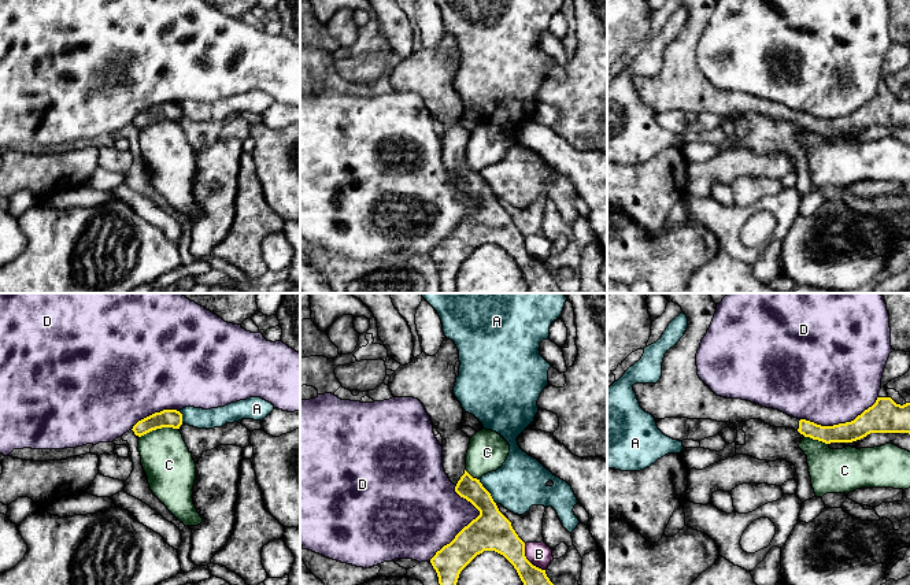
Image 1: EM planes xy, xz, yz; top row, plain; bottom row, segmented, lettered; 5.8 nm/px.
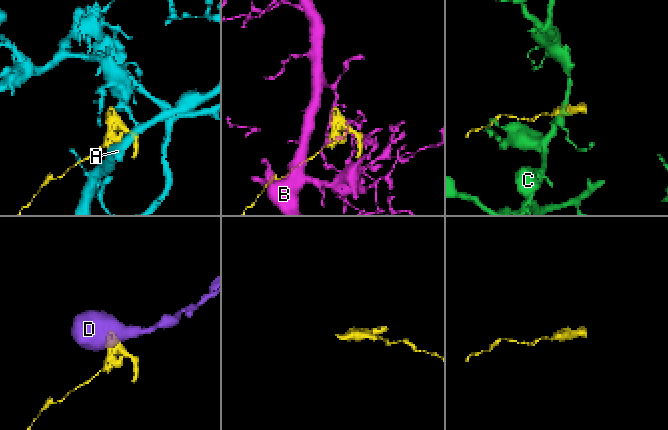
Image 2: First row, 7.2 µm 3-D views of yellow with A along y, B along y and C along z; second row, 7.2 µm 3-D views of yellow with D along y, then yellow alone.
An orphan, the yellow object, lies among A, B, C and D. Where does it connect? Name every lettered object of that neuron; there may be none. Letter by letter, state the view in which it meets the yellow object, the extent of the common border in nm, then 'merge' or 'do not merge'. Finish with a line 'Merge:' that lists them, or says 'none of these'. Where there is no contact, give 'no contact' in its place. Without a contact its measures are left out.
A: contact in xz; length 180 nm; do not merge
B: contact in xz; length 200 nm; do not merge
C: contact in xy; length 240 nm; do not merge
D: contact in xz; length 480 nm; do not merge
Merge: none of these

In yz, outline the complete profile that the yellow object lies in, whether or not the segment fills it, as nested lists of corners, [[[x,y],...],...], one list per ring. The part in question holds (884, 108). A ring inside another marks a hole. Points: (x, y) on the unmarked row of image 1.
[[[681,0],[688,21],[662,55],[662,70],[656,77],[635,77],[640,100],[655,112],[688,111],[717,115],[747,115],[759,112],[774,121],[789,121],[804,130],[831,136],[852,136],[870,126],[909,126],[910,96],[896,97],[891,90],[876,96],[854,114],[821,119],[789,110],[759,97],[717,89],[698,69],[696,47],[706,29],[717,0]]]

